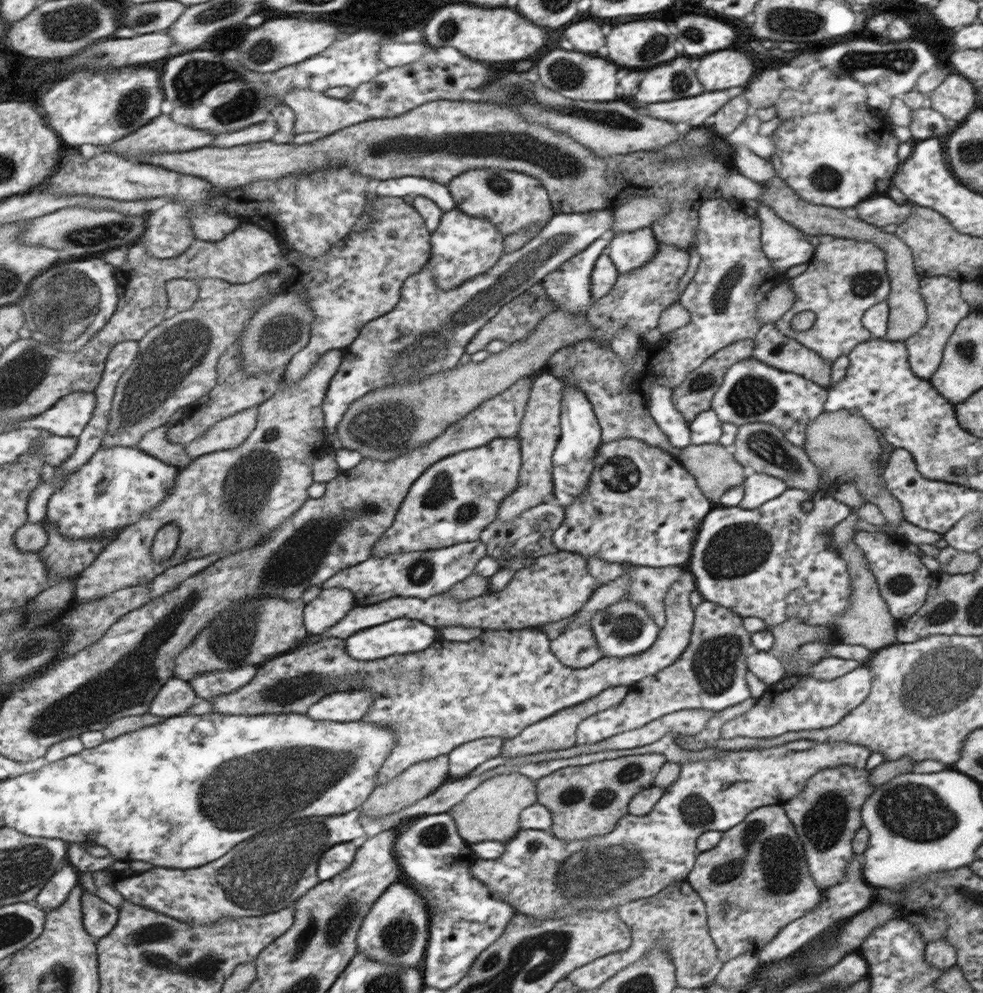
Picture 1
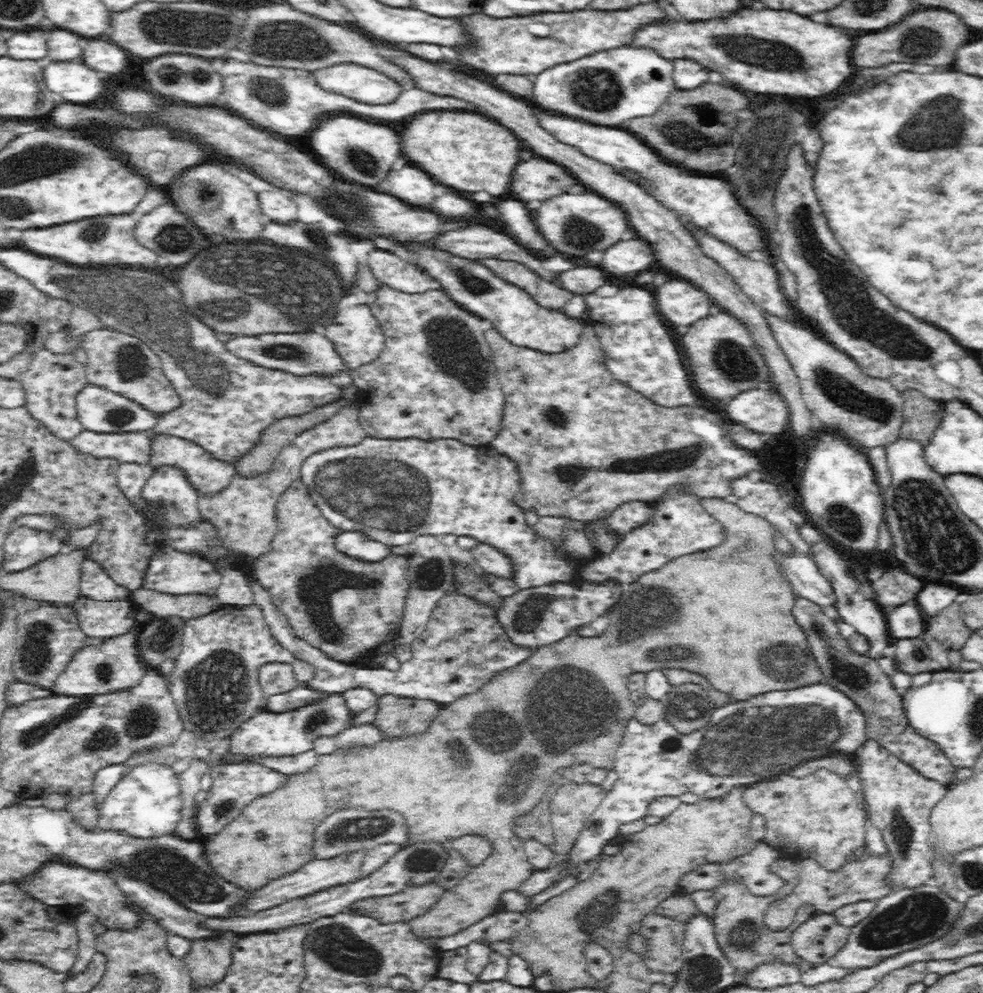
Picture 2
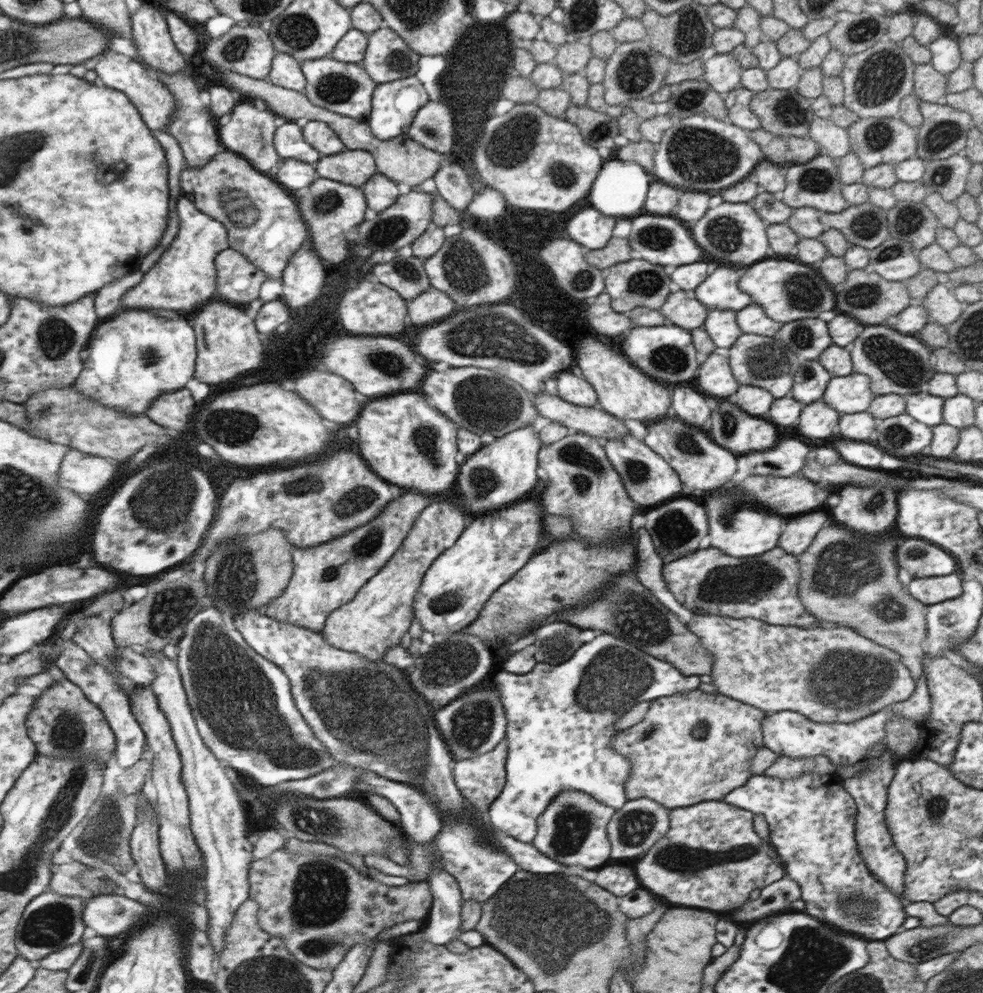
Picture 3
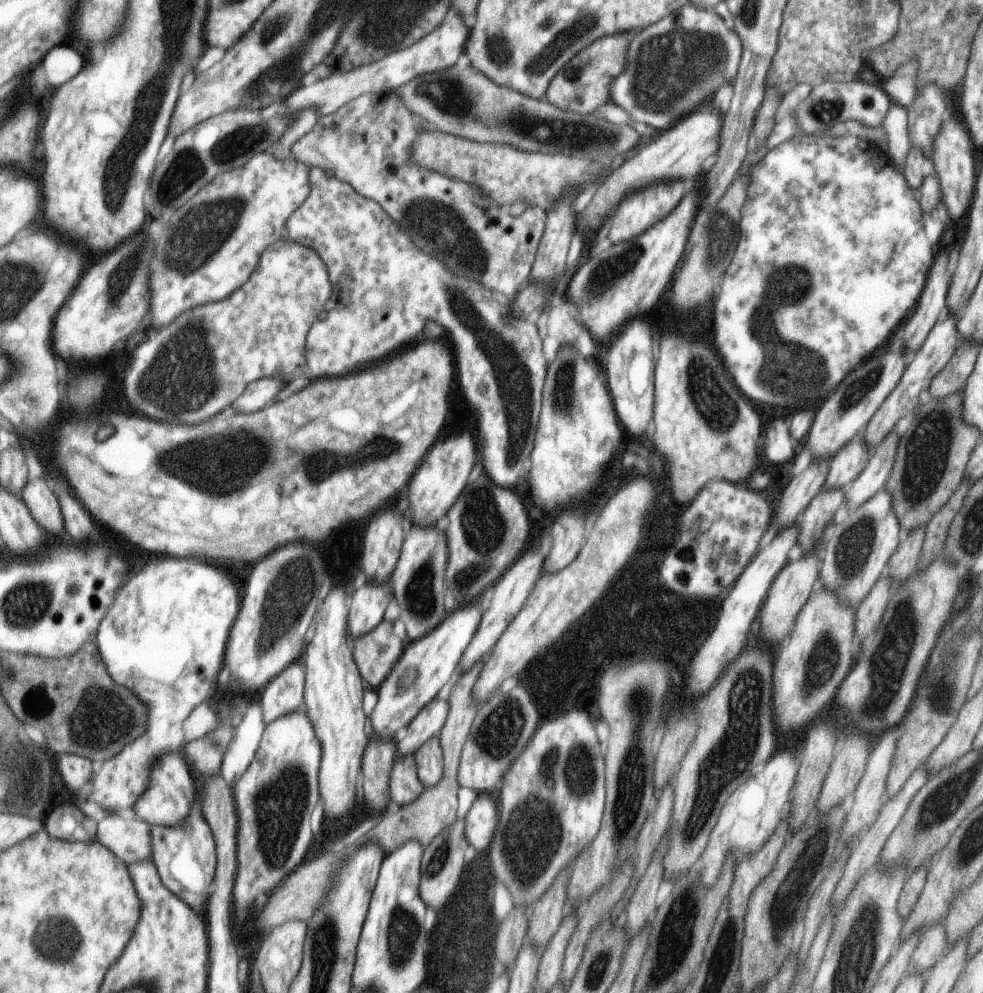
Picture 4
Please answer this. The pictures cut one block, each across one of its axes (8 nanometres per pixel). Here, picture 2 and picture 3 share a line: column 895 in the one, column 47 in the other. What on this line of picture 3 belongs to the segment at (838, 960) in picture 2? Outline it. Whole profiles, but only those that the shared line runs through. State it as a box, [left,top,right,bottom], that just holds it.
[16,889,89,963]

